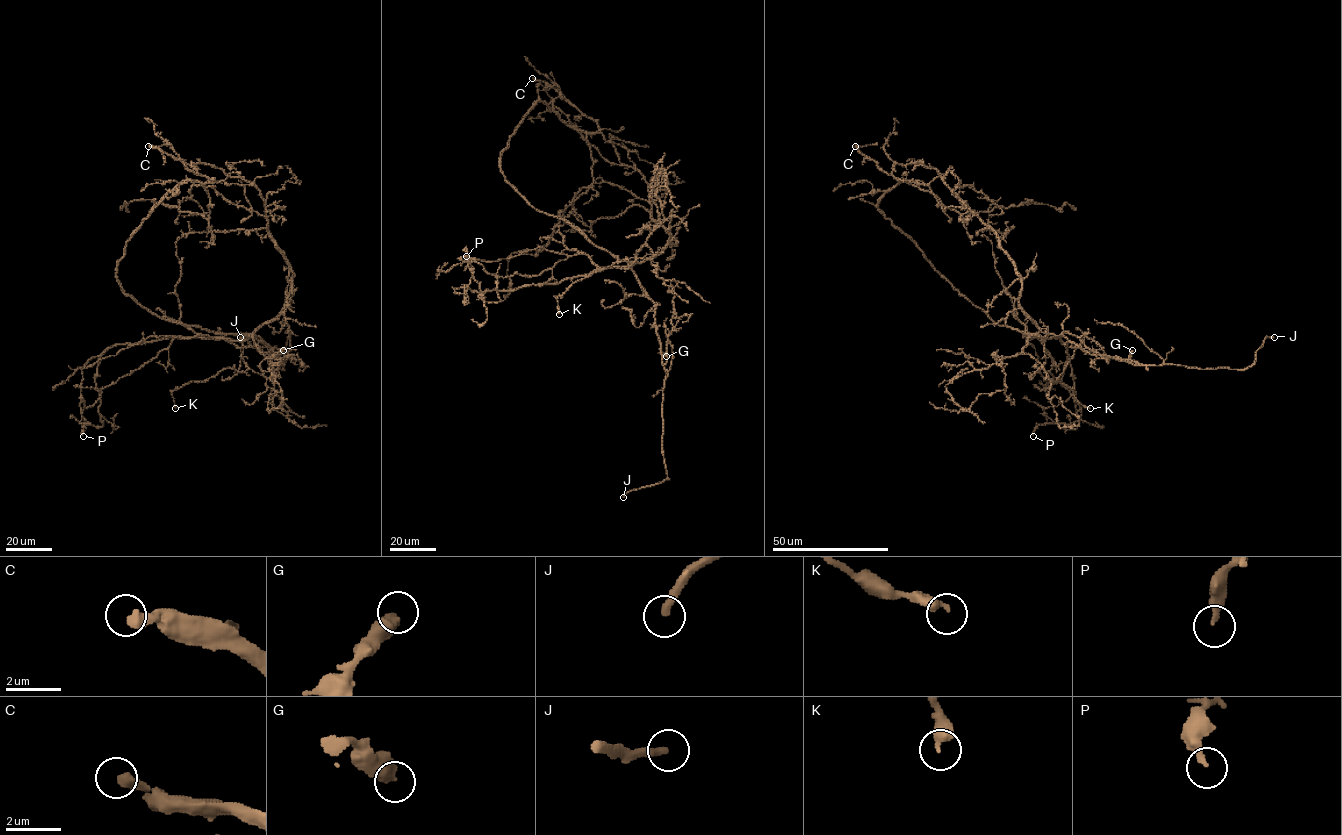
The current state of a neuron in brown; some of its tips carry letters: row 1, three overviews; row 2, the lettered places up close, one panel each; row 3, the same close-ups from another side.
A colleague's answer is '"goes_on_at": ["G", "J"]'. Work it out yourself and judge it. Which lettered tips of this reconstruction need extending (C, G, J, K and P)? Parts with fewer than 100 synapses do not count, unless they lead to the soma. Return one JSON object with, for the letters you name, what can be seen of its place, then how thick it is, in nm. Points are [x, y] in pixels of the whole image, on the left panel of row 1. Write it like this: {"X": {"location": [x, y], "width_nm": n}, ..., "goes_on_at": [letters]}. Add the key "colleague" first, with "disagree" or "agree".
{"colleague": "disagree", "C": {"location": [148, 146], "width_nm": 440}, "J": {"location": [240, 337], "width_nm": 280}, "goes_on_at": ["C", "J"]}

